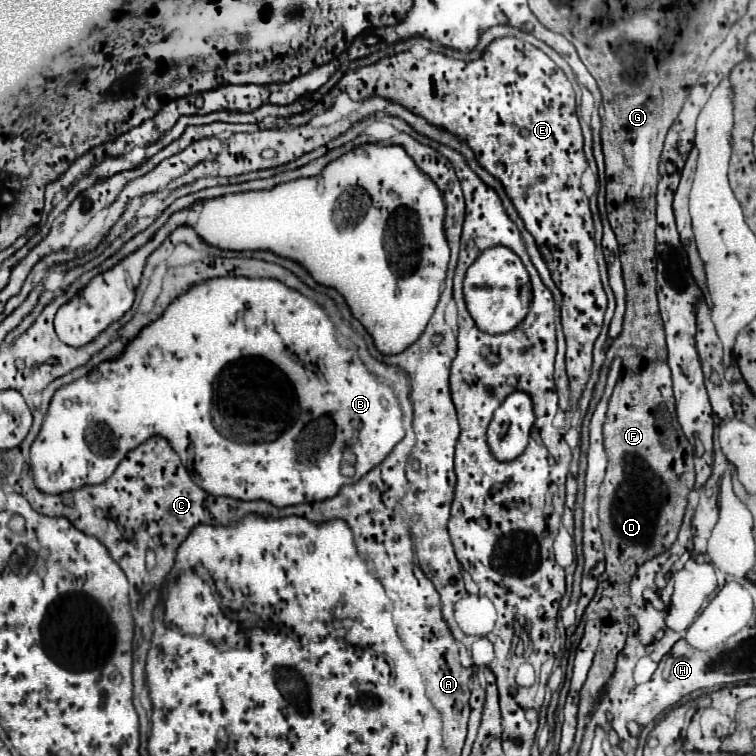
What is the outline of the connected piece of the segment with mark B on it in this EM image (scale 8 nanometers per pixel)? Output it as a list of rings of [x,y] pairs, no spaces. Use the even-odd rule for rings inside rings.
[[[224,276],[224,278],[204,280],[202,284],[194,284],[186,294],[178,296],[178,300],[174,300],[158,320],[148,324],[128,344],[128,348],[122,352],[122,356],[118,360],[102,362],[96,368],[96,372],[90,372],[88,376],[82,376],[80,380],[56,390],[56,394],[52,396],[48,414],[46,414],[46,418],[42,422],[40,434],[36,436],[36,440],[30,446],[30,468],[32,468],[32,474],[34,474],[36,486],[44,494],[62,494],[62,492],[70,492],[70,490],[76,490],[76,488],[82,488],[82,486],[102,484],[104,480],[108,480],[114,474],[114,470],[118,468],[122,458],[130,450],[134,450],[136,446],[146,442],[150,436],[162,436],[172,444],[172,448],[180,456],[184,468],[190,472],[192,480],[204,492],[210,492],[212,496],[230,496],[230,498],[236,498],[236,500],[266,500],[266,502],[282,508],[282,506],[294,506],[294,504],[304,504],[304,502],[320,502],[320,500],[332,498],[332,496],[338,494],[338,490],[344,484],[358,482],[368,470],[378,466],[392,452],[392,448],[404,438],[404,428],[402,428],[402,412],[400,412],[400,406],[396,402],[396,396],[394,396],[392,388],[378,382],[378,378],[372,376],[366,370],[366,366],[358,358],[356,350],[342,348],[336,342],[334,326],[332,326],[328,314],[314,300],[310,300],[304,294],[284,286],[280,280]],[[230,440],[236,440],[236,442],[262,442],[262,444],[236,444],[236,442],[230,442]],[[346,448],[350,448],[356,454],[356,474],[352,478],[348,478],[348,476],[344,476],[340,472],[342,454],[344,454]]]

